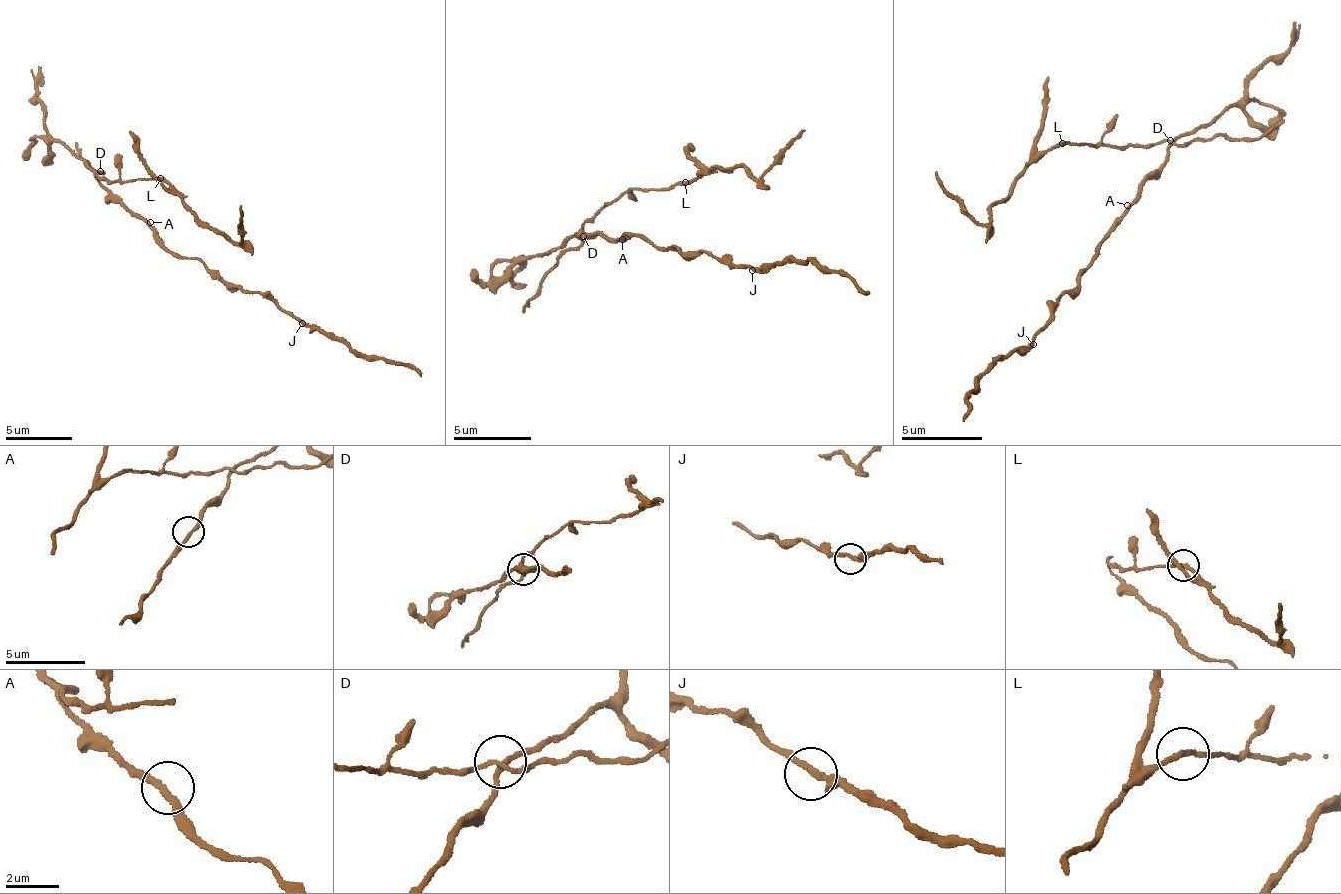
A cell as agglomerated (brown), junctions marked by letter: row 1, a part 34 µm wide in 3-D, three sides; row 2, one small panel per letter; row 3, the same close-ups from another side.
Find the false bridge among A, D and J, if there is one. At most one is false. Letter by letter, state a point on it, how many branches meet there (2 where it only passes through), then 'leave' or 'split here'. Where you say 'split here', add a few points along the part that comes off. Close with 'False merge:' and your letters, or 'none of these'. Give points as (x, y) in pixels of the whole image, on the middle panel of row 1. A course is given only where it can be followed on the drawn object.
A: (622, 239) | 2 | leave
D: (583, 236) | 4 | split here | (584, 237), (582, 226), (628, 191), (692, 183), (715, 169), (725, 171), (739, 166), (758, 177), (805, 129)
J: (752, 270) | 2 | leave
False merge: D

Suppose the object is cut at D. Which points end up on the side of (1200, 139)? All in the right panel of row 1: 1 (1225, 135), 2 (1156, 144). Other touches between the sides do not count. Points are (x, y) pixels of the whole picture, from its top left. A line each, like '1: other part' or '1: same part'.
1: same part
2: same part

